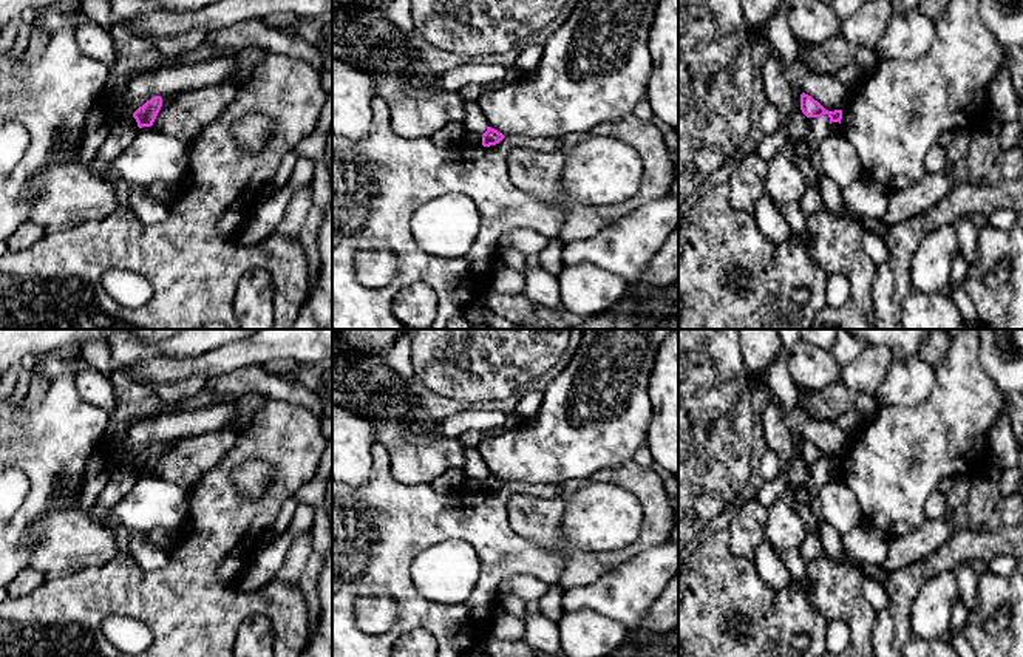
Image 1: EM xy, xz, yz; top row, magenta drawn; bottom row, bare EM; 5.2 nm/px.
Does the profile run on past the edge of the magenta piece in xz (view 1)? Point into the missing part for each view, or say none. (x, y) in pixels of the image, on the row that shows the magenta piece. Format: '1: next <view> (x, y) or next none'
1: next none

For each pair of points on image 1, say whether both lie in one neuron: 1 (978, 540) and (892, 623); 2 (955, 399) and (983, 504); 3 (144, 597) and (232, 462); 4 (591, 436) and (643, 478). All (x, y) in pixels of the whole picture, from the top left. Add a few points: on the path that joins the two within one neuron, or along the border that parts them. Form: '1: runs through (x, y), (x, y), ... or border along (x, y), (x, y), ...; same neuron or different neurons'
1: runs through (952, 552), (927, 568), (901, 597); same neuron
2: border along (991, 466), (971, 478); different neurons
3: runs through (180, 569), (217, 532), (217, 498); same neuron
4: border along (631, 459), (603, 467), (591, 475); different neurons

